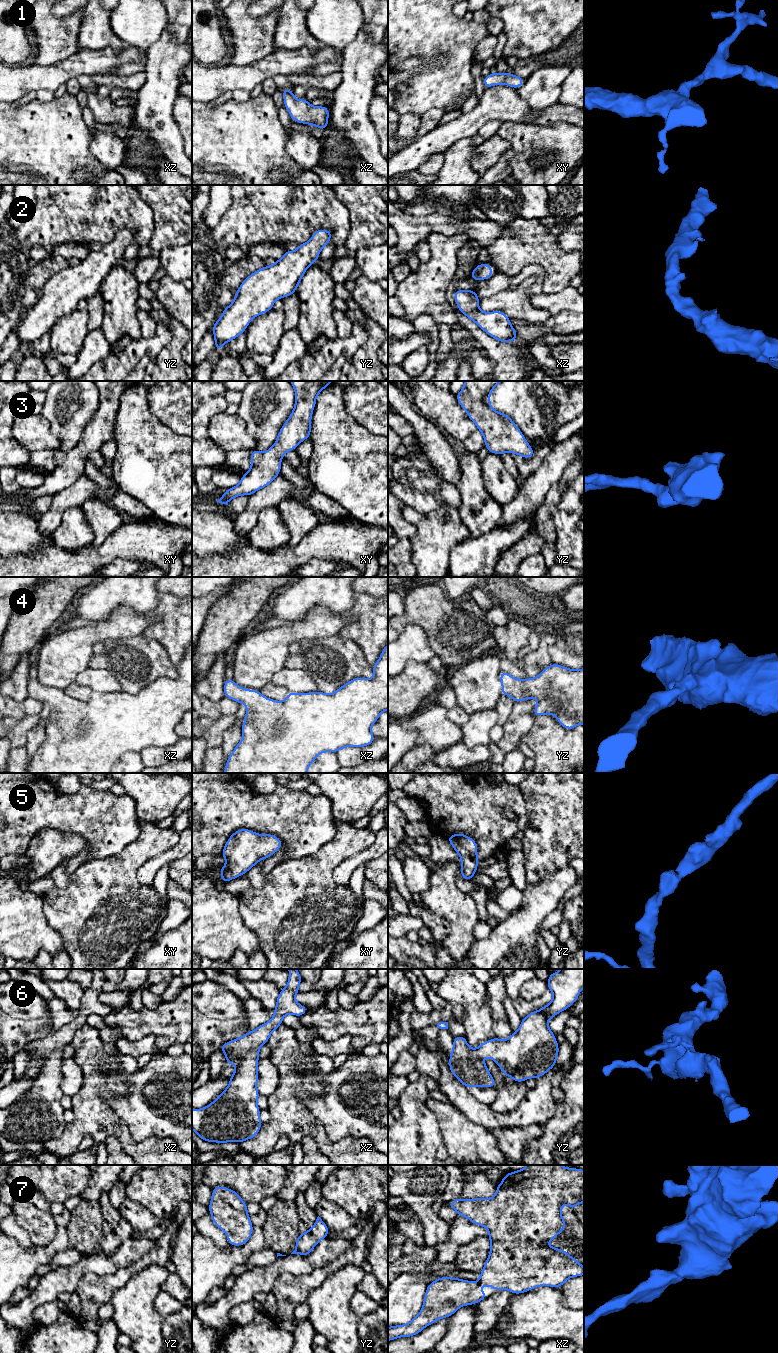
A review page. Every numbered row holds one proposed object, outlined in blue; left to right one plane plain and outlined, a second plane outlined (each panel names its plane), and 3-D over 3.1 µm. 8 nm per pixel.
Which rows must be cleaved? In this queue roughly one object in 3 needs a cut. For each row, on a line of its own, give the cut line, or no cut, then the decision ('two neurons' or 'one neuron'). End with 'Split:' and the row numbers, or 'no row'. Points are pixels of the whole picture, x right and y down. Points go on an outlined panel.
1: cut none; one neuron
2: cut none; one neuron
3: cut none; one neuron
4: cut none; one neuron
5: cut none; one neuron
6: cut none; one neuron
7: cut none; one neuron
Split: no row

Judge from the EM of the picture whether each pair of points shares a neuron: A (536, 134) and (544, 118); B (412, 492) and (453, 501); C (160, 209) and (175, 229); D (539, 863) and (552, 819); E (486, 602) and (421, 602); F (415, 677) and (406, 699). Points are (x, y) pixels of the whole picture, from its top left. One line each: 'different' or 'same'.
A: different
B: same
C: same
D: same
E: different
F: same

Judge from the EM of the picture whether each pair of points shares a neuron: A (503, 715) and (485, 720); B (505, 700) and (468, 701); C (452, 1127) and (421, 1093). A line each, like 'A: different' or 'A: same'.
A: different
B: different
C: different

